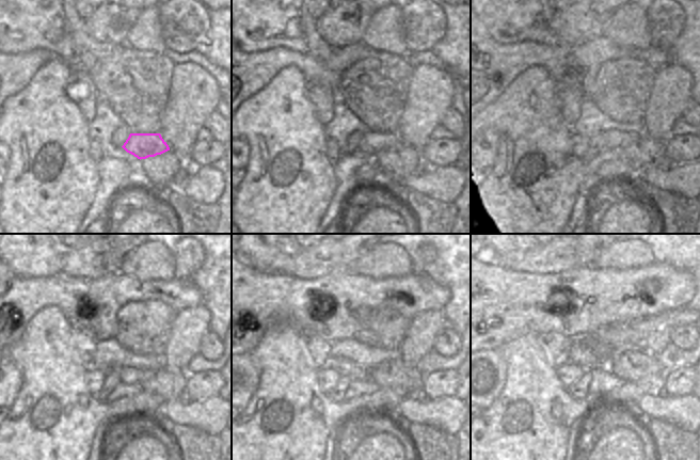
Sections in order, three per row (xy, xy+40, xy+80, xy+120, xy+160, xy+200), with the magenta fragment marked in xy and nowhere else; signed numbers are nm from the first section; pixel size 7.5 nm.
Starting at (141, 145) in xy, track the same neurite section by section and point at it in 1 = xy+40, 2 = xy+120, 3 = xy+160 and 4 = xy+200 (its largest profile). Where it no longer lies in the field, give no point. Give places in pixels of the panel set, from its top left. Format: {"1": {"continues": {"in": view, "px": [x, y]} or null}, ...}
{"1": {"continues": {"in": "xy+40", "px": [374, 142]}}, "2": {"continues": {"in": "xy+120", "px": [128, 376]}}, "3": {"continues": {"in": "xy+160", "px": [356, 371]}}, "4": {"continues": {"in": "xy+200", "px": [581, 353]}}}

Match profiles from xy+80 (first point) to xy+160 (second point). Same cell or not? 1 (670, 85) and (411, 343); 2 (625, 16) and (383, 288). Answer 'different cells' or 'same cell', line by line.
1: same cell
2: different cells

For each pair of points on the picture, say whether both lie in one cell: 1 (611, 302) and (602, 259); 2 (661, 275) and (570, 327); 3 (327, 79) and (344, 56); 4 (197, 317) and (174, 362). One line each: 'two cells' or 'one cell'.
1: two cells
2: one cell
3: one cell
4: one cell

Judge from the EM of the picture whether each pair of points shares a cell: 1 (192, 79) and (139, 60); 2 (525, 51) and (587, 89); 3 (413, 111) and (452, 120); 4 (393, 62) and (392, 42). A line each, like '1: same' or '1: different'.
1: different
2: same
3: different
4: different

